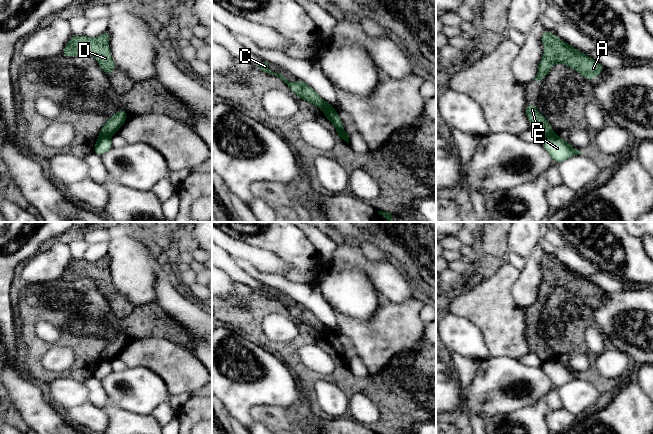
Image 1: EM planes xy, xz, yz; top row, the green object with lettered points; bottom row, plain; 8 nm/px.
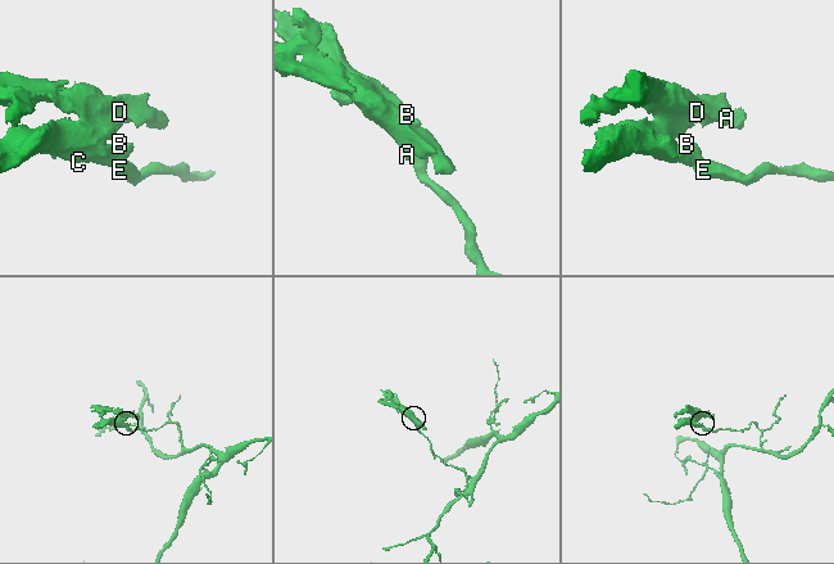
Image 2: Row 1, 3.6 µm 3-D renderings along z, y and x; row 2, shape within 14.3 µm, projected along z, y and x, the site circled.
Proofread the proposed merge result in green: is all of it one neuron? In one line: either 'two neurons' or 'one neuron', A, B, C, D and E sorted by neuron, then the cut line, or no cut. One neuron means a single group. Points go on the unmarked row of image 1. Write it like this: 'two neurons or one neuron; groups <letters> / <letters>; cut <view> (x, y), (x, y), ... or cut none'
two neurons; groups A B C D / E; cut xy (110, 359), (101, 359), (99, 361)

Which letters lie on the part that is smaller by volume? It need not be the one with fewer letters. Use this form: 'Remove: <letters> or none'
Remove: A, B, C, D

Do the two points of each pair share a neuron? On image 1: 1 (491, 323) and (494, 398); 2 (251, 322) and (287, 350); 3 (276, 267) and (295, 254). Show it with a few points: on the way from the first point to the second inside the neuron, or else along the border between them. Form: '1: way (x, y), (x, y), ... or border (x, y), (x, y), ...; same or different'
1: border (491, 356), (510, 356), (515, 358); different
2: way (256, 332), (267, 343), (277, 347); same
3: border (264, 248), (289, 264), (289, 269), (284, 275); different

